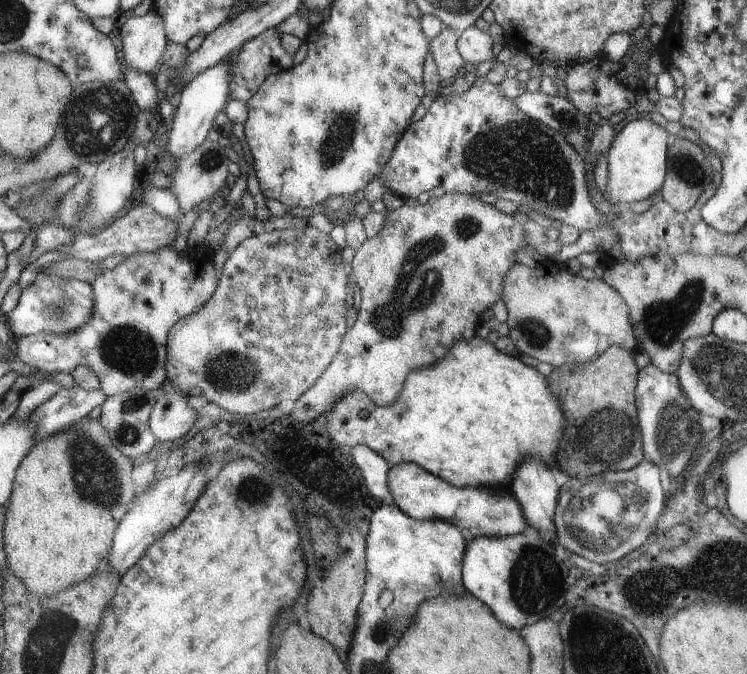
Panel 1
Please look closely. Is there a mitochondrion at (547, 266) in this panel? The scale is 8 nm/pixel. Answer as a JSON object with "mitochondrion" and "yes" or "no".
{"mitochondrion":"no"}

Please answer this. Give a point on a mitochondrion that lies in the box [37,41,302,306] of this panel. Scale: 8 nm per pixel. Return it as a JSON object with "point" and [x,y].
{"point":[100,119]}

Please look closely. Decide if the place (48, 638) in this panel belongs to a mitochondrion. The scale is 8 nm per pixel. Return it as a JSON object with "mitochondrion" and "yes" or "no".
{"mitochondrion":"yes"}

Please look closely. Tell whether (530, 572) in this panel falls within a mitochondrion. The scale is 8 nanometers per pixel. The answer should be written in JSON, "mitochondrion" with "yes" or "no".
{"mitochondrion":"yes"}

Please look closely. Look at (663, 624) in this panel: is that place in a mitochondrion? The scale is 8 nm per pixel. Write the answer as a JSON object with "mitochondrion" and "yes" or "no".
{"mitochondrion":"no"}

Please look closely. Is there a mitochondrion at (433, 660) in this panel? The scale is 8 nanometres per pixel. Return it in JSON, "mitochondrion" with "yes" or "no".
{"mitochondrion":"no"}

